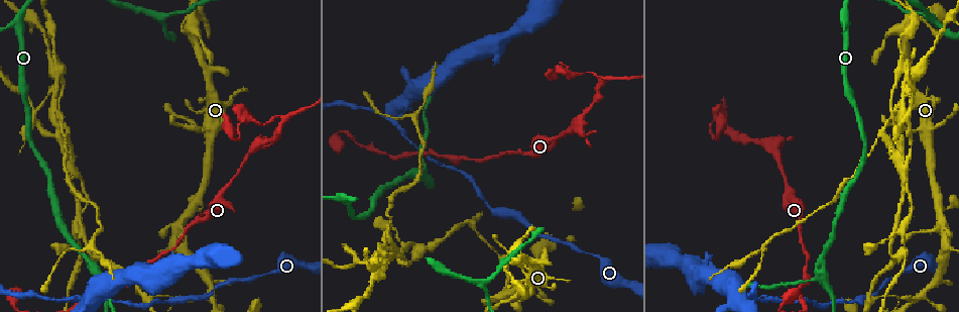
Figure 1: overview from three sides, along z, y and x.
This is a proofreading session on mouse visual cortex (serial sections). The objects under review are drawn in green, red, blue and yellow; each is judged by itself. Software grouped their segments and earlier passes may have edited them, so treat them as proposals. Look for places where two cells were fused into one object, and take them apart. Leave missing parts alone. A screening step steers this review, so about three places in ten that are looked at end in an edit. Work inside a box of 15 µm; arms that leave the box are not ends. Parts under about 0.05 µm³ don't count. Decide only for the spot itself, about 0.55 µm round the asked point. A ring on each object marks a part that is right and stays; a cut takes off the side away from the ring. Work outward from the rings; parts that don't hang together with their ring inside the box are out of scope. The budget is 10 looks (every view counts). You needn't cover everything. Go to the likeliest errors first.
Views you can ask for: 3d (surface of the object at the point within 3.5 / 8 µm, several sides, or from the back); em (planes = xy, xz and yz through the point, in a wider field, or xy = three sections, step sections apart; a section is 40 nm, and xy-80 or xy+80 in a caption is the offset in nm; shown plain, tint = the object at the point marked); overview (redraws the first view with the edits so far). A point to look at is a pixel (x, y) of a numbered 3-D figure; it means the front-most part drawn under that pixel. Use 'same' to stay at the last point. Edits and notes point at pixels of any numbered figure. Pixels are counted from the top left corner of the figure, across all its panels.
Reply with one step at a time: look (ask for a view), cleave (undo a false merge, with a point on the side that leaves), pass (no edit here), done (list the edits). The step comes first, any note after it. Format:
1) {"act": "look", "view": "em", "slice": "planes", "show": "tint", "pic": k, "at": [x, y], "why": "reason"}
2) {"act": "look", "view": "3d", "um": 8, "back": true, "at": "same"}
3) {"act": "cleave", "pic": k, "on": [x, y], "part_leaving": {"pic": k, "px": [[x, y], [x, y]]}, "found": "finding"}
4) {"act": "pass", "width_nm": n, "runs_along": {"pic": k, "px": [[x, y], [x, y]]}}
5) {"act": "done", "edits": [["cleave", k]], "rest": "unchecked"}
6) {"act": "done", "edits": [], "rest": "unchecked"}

{"act": "look", "view": "3d", "um": 3.5, "pic": 1, "at": [770, 299], "why": "sharp bend"}

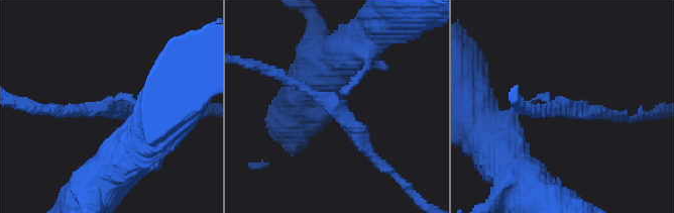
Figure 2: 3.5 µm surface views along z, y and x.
{"act": "look", "view": "em", "slice": "xy", "step": 3, "show": "tint", "pic": 2, "at": [564, 109], "arms": 3, "arm_widths_nm": [100, 150, 200]}

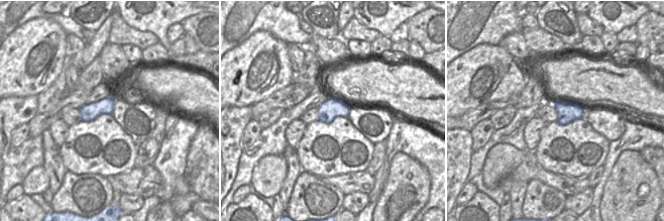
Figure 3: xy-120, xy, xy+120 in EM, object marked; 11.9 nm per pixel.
{"act": "pass", "runs_along": {"pic": 2, "px": [[377, 161], [337, 111], [368, 60]]}, "found": "continuous, no second cell"}

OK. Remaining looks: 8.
{"act": "look", "view": "3d", "um": 3.5, "pic": 1, "at": [18, 22], "why": "three-way junction"}

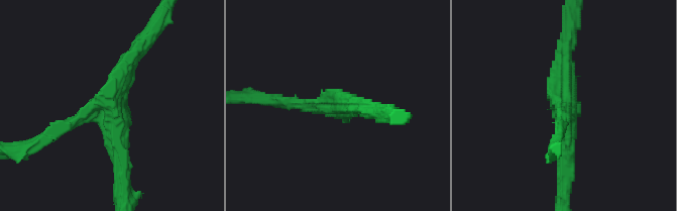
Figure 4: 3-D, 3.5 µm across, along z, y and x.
{"act": "look", "view": "em", "slice": "xy", "step": 2, "show": "tint", "pic": 4, "at": [564, 105], "arms": 3, "arm_widths_nm": [150, 250, 250], "why": "need the tissue"}

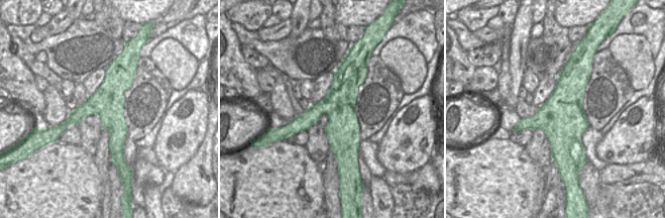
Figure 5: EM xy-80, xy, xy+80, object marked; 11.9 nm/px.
{"act": "pass", "found": "all the same cell"}

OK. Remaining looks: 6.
{"act": "look", "view": "3d", "um": 3.5, "back": true, "pic": 1, "at": [575, 75], "why": "abrupt turn"}

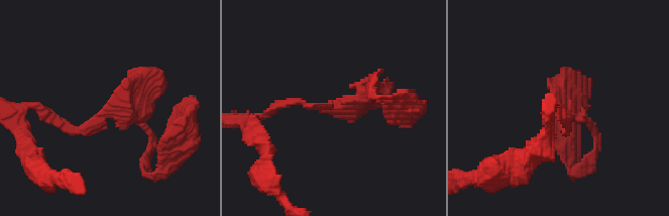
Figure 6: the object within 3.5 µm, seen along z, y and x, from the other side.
{"act": "look", "view": "em", "slice": "xy", "step": 3, "show": "tint", "pic": 6, "at": [114, 115]}

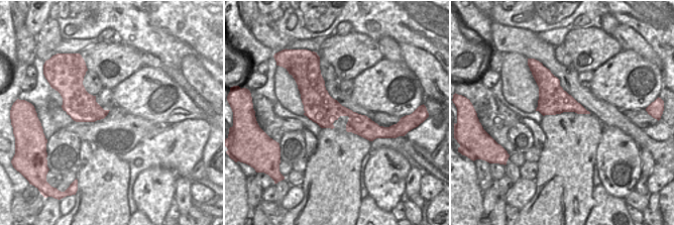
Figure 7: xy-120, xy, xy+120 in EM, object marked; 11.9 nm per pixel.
{"act": "cleave", "pic": 6, "on": [574, 141], "width_nm": 380, "part_leaving": {"pic": 6, "px": [[588, 126], [596, 151], [578, 176], [571, 154]]}, "found": "a second cell is stuck on"}

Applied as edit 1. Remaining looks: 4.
{"act": "look", "view": "3d", "um": 3.5, "pic": 1, "at": [519, 301], "why": "abrupt turn"}

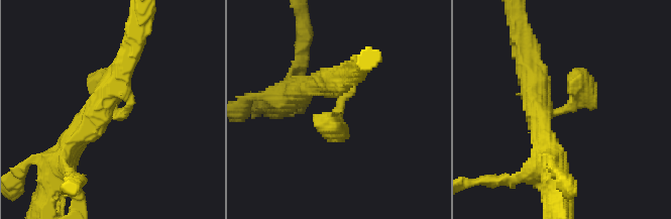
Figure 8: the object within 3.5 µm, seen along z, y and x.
{"act": "look", "view": "em", "slice": "xy", "step": 5, "show": "tint", "pic": 8, "at": [115, 111]}

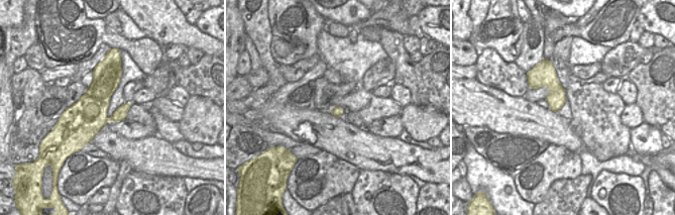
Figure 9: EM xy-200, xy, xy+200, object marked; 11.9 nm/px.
{"act": "pass", "runs_along": {"pic": 8, "px": [[532, 75], [547, 112], [578, 97], [573, 78]]}, "found": "one cell here"}

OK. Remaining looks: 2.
{"act": "done", "edits": [["cleave", 6]], "rest": "unchecked"}

